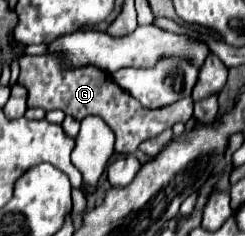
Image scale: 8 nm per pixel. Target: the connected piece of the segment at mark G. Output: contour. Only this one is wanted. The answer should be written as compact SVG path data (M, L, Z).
M51 55L21 57L21 75L19 75L17 83L25 85L29 91L27 107L41 107L45 111L61 109L65 115L71 115L77 121L81 121L87 115L101 117L113 129L115 153L121 153L121 155L129 155L129 153L137 151L137 147L145 139L159 135L163 129L169 129L179 121L187 123L193 115L193 99L191 97L179 99L177 103L161 107L161 109L147 109L147 107L141 107L141 103L135 101L133 97L129 97L125 91L121 91L105 71L101 71L97 67L69 71L69 69L61 67L59 61Z

